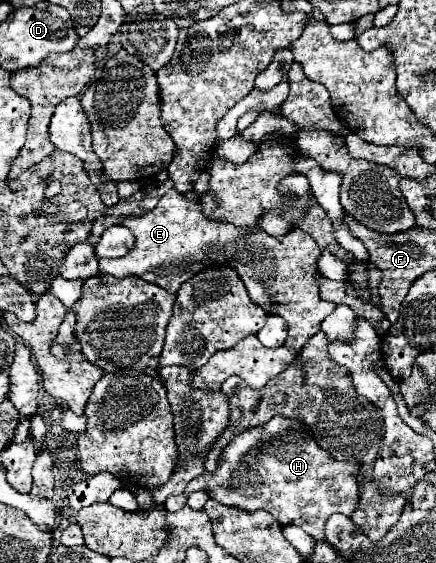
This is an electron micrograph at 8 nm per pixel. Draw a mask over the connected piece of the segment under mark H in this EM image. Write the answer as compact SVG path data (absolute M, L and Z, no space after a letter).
M277 414L275 418L271 418L271 422L263 426L255 426L255 430L243 430L241 434L237 434L221 452L217 470L205 472L203 476L191 480L185 488L185 494L203 490L209 494L209 498L225 506L237 506L249 512L267 510L281 526L287 524L301 526L309 536L317 540L325 540L323 530L327 518L335 512L351 516L355 506L359 504L359 474L361 474L359 462L339 462L331 458L331 454L319 448L307 426L303 426L299 420L283 418Z

